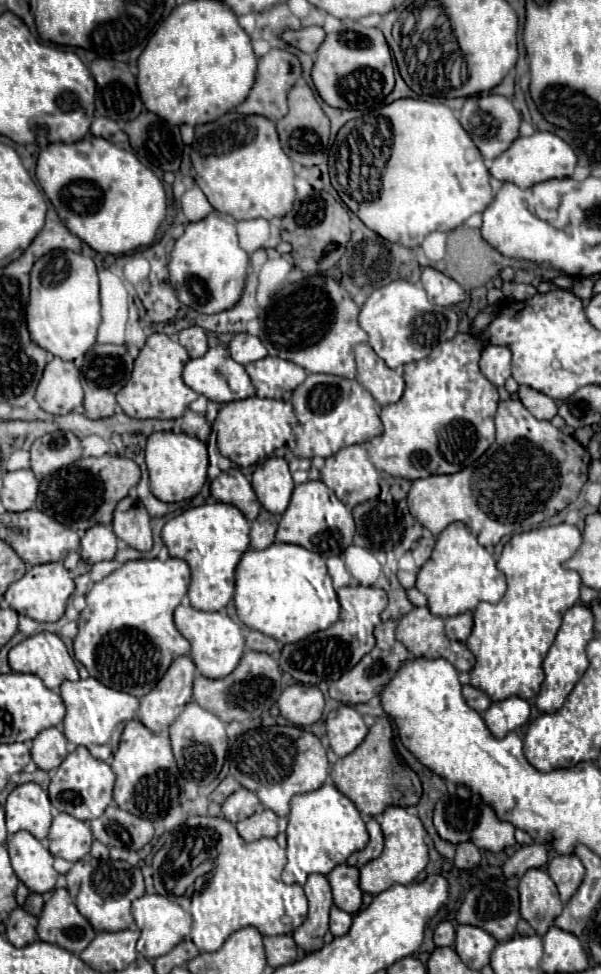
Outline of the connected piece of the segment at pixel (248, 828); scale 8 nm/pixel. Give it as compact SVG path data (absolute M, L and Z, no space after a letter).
M261 809L239 821L237 829L245 841L257 841L261 837L277 837L277 833L287 829L287 819L275 815L271 809Z

